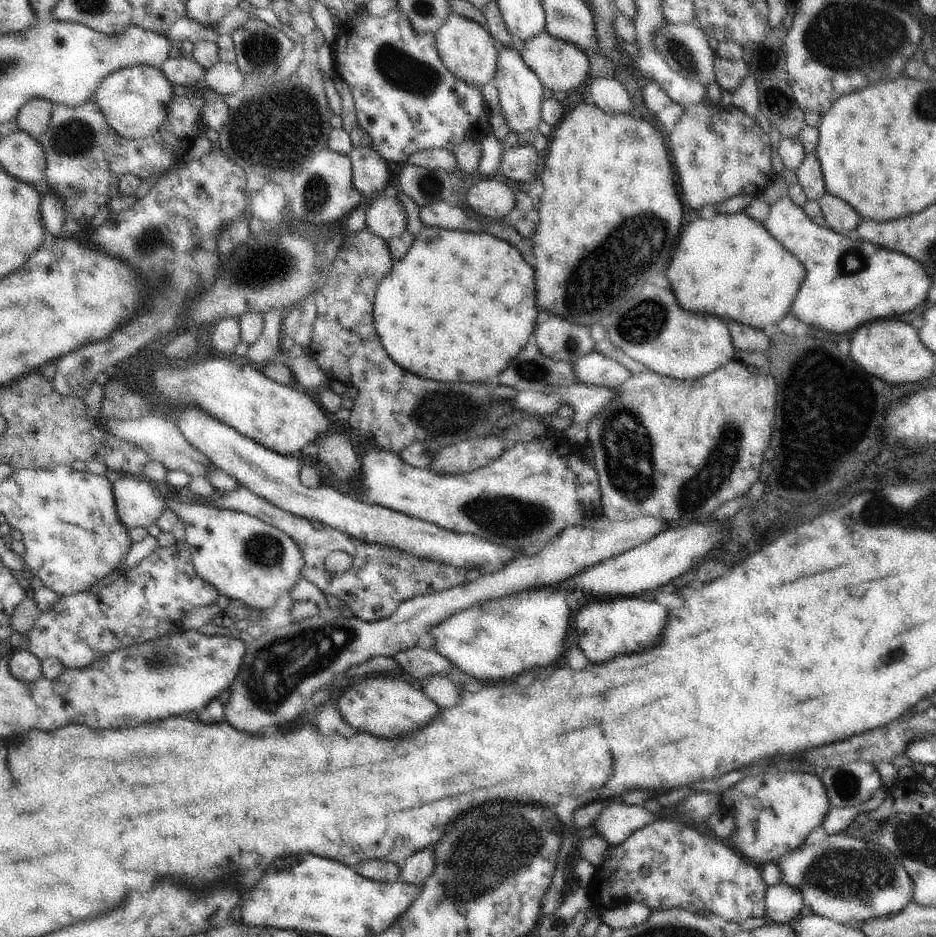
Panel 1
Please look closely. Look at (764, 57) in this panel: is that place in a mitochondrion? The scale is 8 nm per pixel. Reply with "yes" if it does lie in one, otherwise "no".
no

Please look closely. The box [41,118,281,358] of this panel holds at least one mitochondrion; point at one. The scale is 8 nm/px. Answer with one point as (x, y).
(150, 244)

